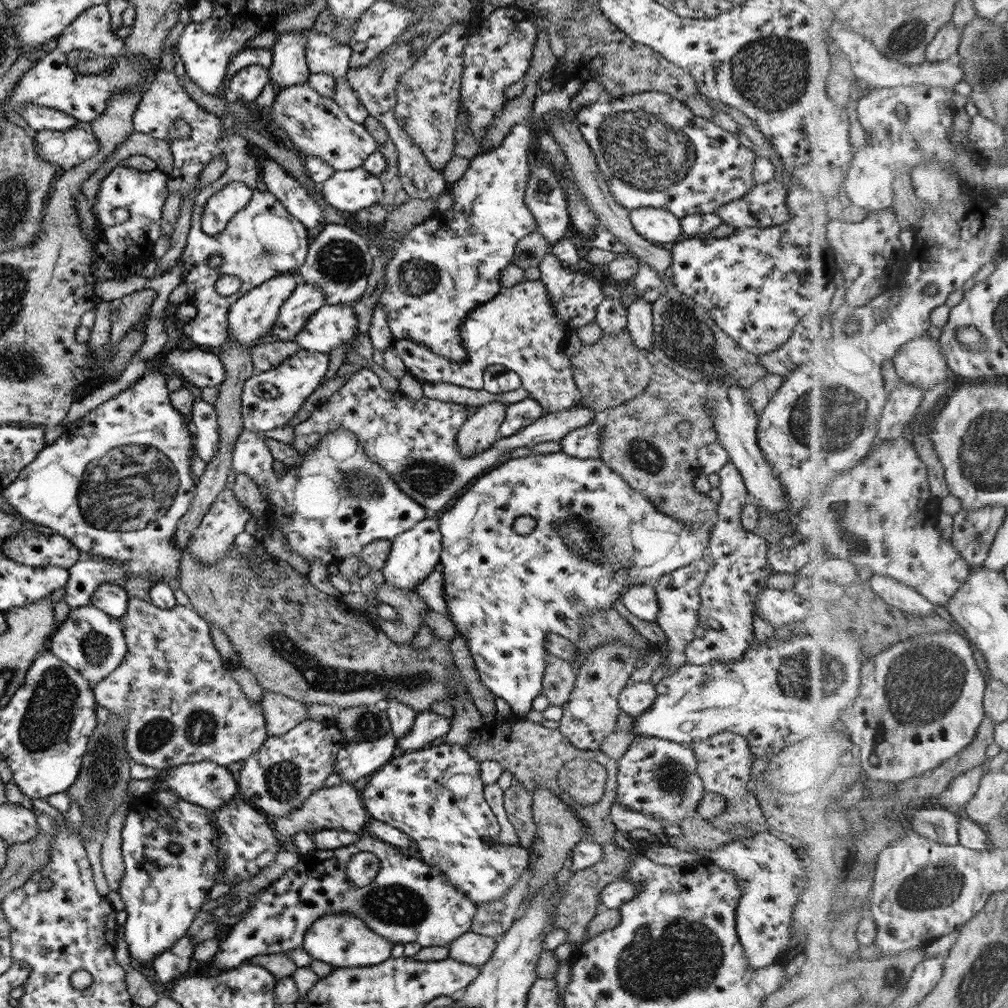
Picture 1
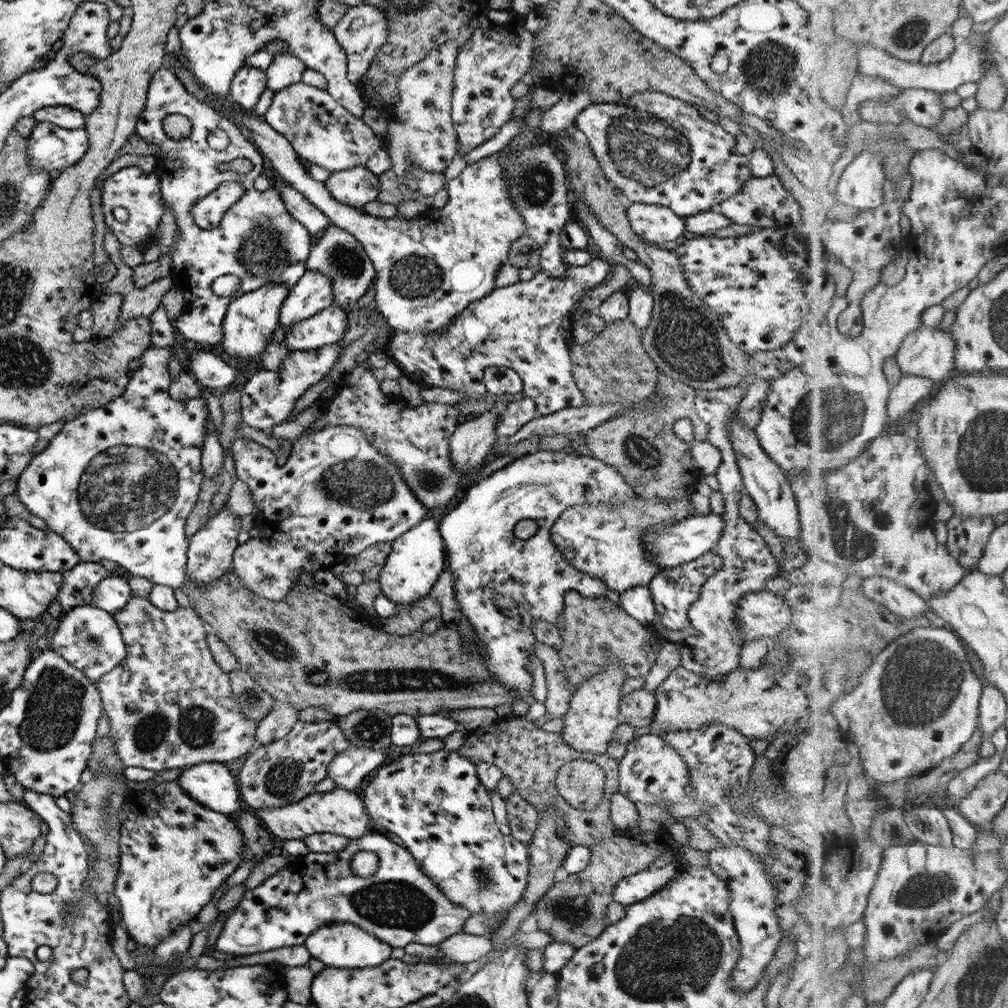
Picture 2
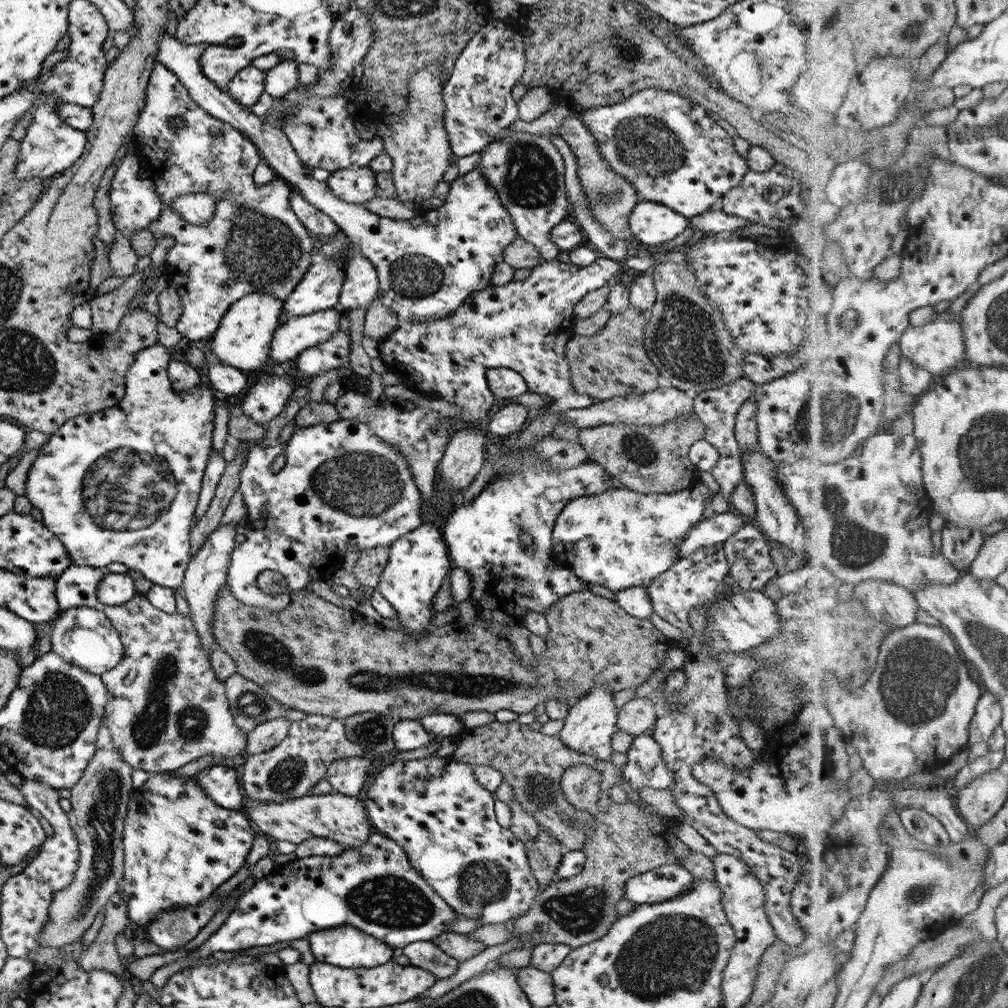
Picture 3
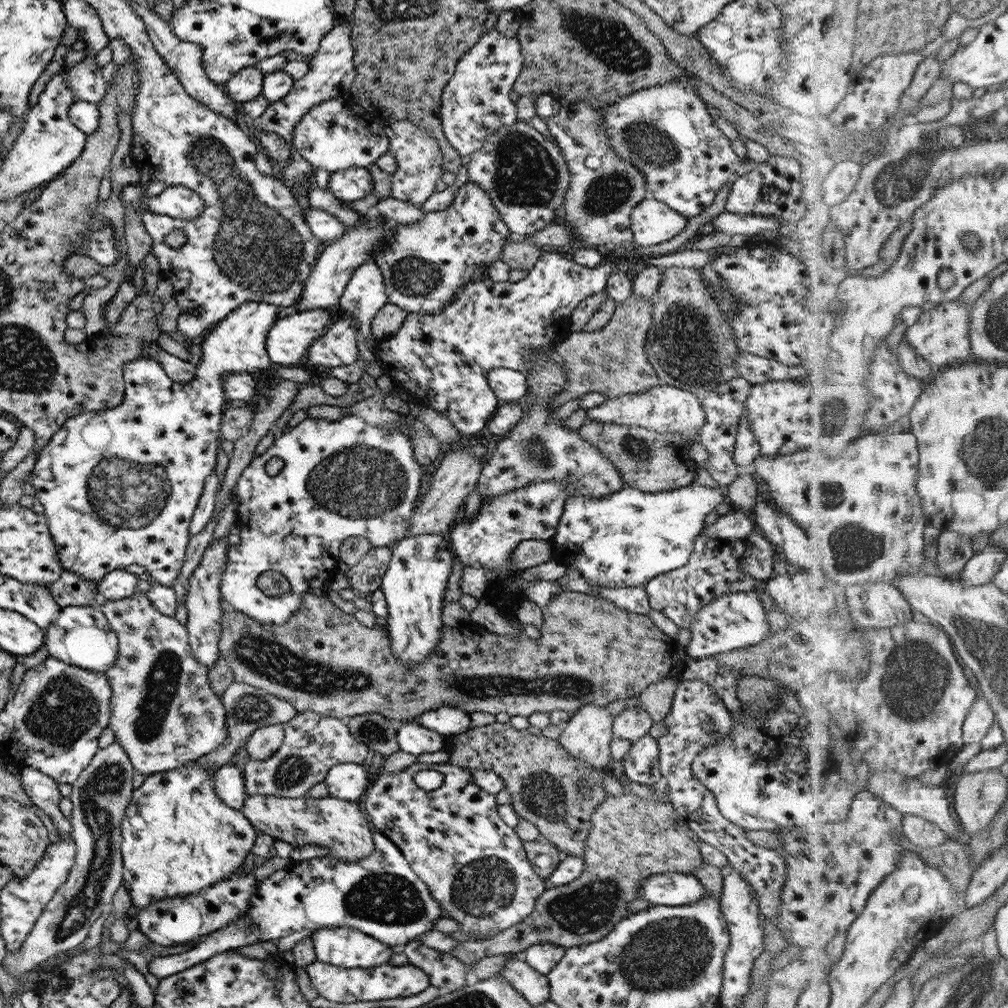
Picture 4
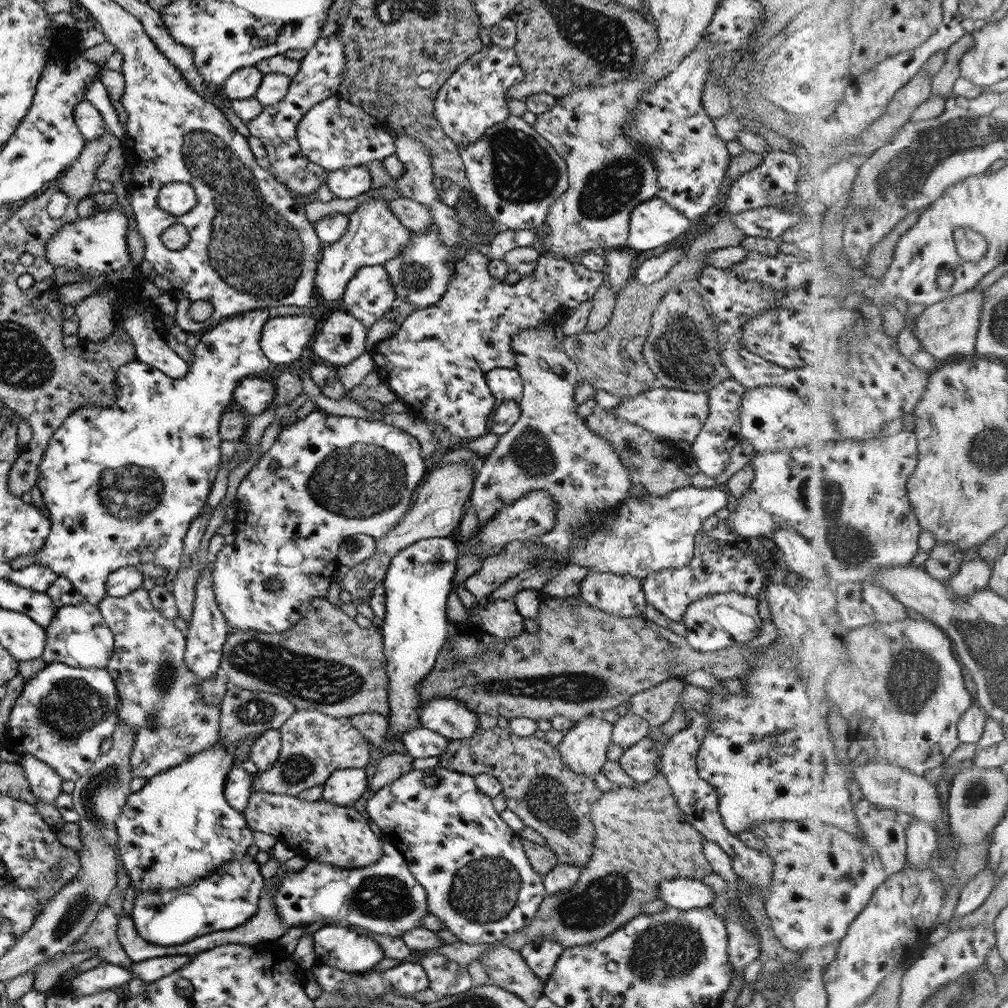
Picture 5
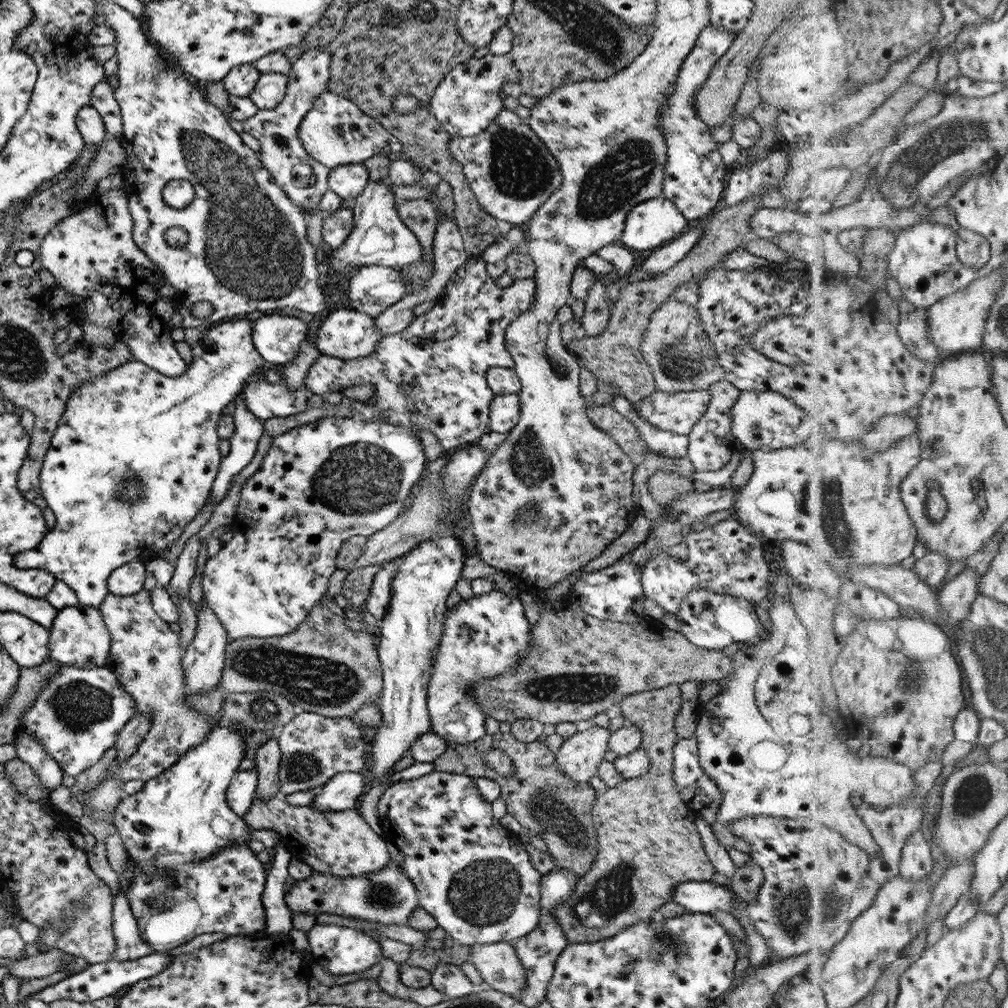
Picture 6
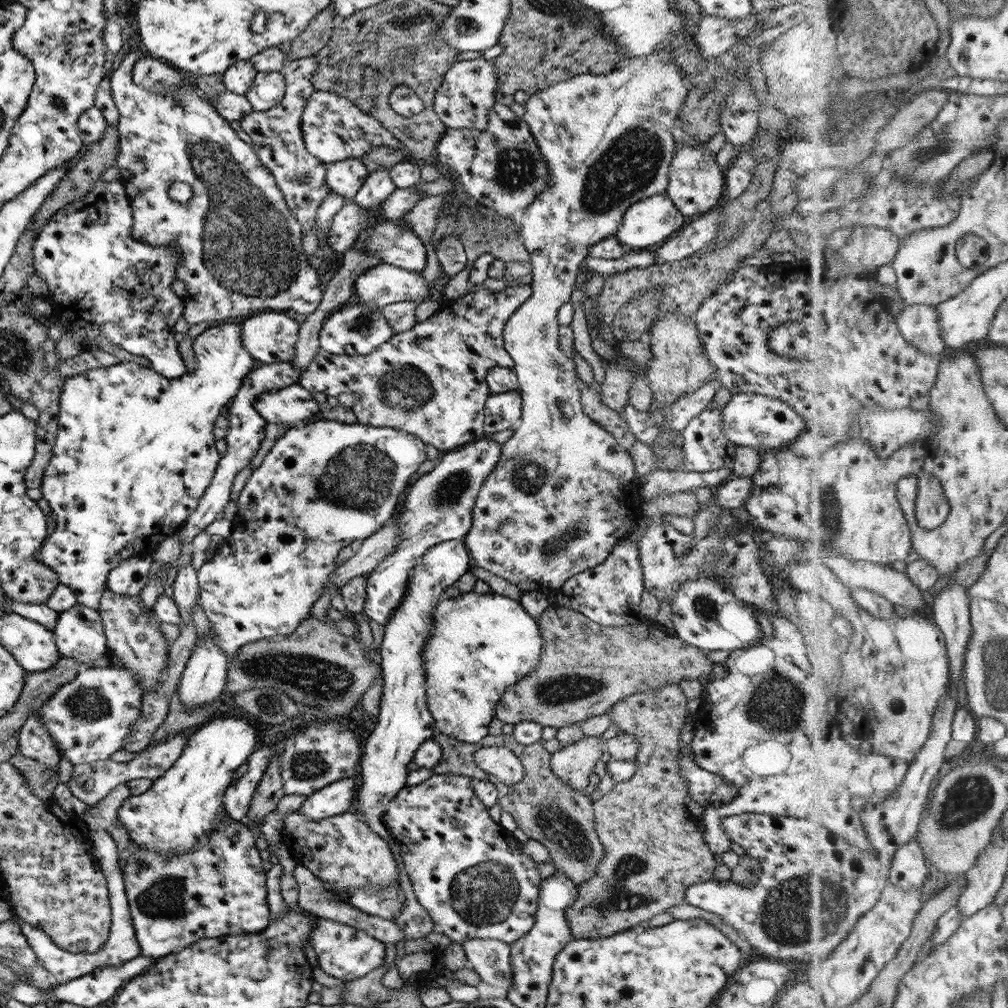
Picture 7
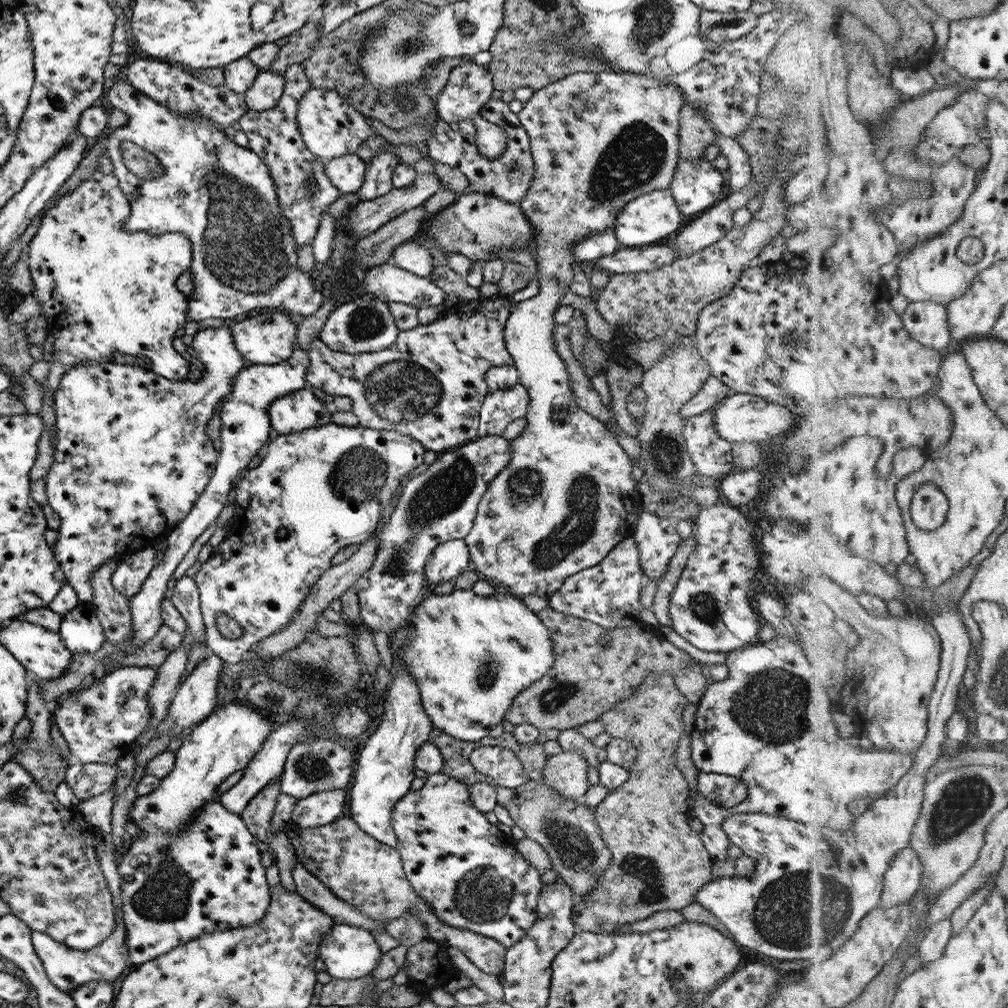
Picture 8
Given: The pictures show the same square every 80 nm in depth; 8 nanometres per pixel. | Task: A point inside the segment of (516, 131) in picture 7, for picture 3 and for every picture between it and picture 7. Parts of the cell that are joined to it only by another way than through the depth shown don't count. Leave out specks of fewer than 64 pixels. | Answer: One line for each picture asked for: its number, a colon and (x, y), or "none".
3: (526, 171)
4: (525, 176)
5: (514, 175)
6: (509, 172)

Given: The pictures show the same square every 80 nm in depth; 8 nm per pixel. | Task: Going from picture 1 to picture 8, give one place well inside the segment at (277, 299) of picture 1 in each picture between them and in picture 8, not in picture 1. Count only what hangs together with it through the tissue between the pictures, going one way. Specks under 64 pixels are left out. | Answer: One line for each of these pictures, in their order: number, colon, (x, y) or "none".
2: (247, 328)
3: (242, 339)
4: (98, 524)
5: (161, 434)
6: (159, 433)
7: (133, 452)
8: (132, 455)

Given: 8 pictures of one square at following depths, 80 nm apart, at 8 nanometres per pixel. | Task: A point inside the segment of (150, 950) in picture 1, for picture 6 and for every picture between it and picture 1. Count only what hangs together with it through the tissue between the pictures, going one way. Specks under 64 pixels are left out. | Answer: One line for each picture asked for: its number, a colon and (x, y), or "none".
2: (174, 853)
3: (178, 846)
4: (178, 838)
5: (178, 827)
6: (179, 816)

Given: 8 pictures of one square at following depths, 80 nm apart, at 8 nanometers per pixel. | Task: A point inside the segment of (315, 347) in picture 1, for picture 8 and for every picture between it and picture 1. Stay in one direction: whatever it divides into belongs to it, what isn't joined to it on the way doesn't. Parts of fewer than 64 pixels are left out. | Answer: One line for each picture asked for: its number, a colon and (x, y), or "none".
2: (325, 327)
3: (290, 338)
4: (286, 342)
5: (282, 338)
6: (276, 337)
7: (270, 337)
8: (264, 339)

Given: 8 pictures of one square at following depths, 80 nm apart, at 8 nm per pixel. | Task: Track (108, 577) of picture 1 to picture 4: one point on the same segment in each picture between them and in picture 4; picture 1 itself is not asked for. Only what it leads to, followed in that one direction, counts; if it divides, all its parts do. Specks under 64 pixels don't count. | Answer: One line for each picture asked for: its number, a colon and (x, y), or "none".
2: (76, 589)
3: (76, 586)
4: (68, 590)

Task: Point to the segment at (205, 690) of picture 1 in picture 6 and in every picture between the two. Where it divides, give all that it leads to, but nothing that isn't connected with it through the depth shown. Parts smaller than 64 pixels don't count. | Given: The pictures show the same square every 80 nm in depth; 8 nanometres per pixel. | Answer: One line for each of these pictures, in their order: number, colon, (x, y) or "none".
2: (168, 704)
3: (164, 707)
4: (164, 713)
5: (157, 697)
6: (144, 654)

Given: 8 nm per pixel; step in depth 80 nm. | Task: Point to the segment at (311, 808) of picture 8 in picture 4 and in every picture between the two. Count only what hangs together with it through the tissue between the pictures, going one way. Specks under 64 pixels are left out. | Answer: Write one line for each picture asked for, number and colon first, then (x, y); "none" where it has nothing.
4: (347, 781)
5: (345, 787)
6: (342, 791)
7: (333, 799)

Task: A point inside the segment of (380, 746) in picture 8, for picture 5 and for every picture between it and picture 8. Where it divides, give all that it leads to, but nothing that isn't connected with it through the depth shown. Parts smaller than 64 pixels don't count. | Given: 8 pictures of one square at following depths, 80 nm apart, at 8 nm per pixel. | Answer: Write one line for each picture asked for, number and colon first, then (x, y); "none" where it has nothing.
5: (418, 580)
6: (410, 630)
7: (403, 723)

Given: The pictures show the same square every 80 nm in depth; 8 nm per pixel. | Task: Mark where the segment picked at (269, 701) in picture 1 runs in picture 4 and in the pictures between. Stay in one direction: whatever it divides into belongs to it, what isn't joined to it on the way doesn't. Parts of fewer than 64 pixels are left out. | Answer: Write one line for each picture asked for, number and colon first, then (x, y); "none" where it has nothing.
2: (281, 717)
3: (272, 732)
4: (263, 742)

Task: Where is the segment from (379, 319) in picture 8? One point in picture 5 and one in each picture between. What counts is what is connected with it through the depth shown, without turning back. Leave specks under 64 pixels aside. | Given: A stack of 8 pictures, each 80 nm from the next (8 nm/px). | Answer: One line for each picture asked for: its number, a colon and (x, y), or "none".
5: (340, 340)
6: (346, 334)
7: (350, 330)

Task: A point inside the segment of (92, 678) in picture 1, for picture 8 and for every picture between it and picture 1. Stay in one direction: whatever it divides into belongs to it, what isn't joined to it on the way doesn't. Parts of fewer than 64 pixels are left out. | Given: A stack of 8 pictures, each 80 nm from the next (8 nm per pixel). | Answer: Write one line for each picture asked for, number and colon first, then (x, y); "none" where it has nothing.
2: (86, 637)
3: (83, 637)
4: (79, 636)
5: (77, 636)
6: (77, 638)
7: (78, 634)
8: (80, 631)

